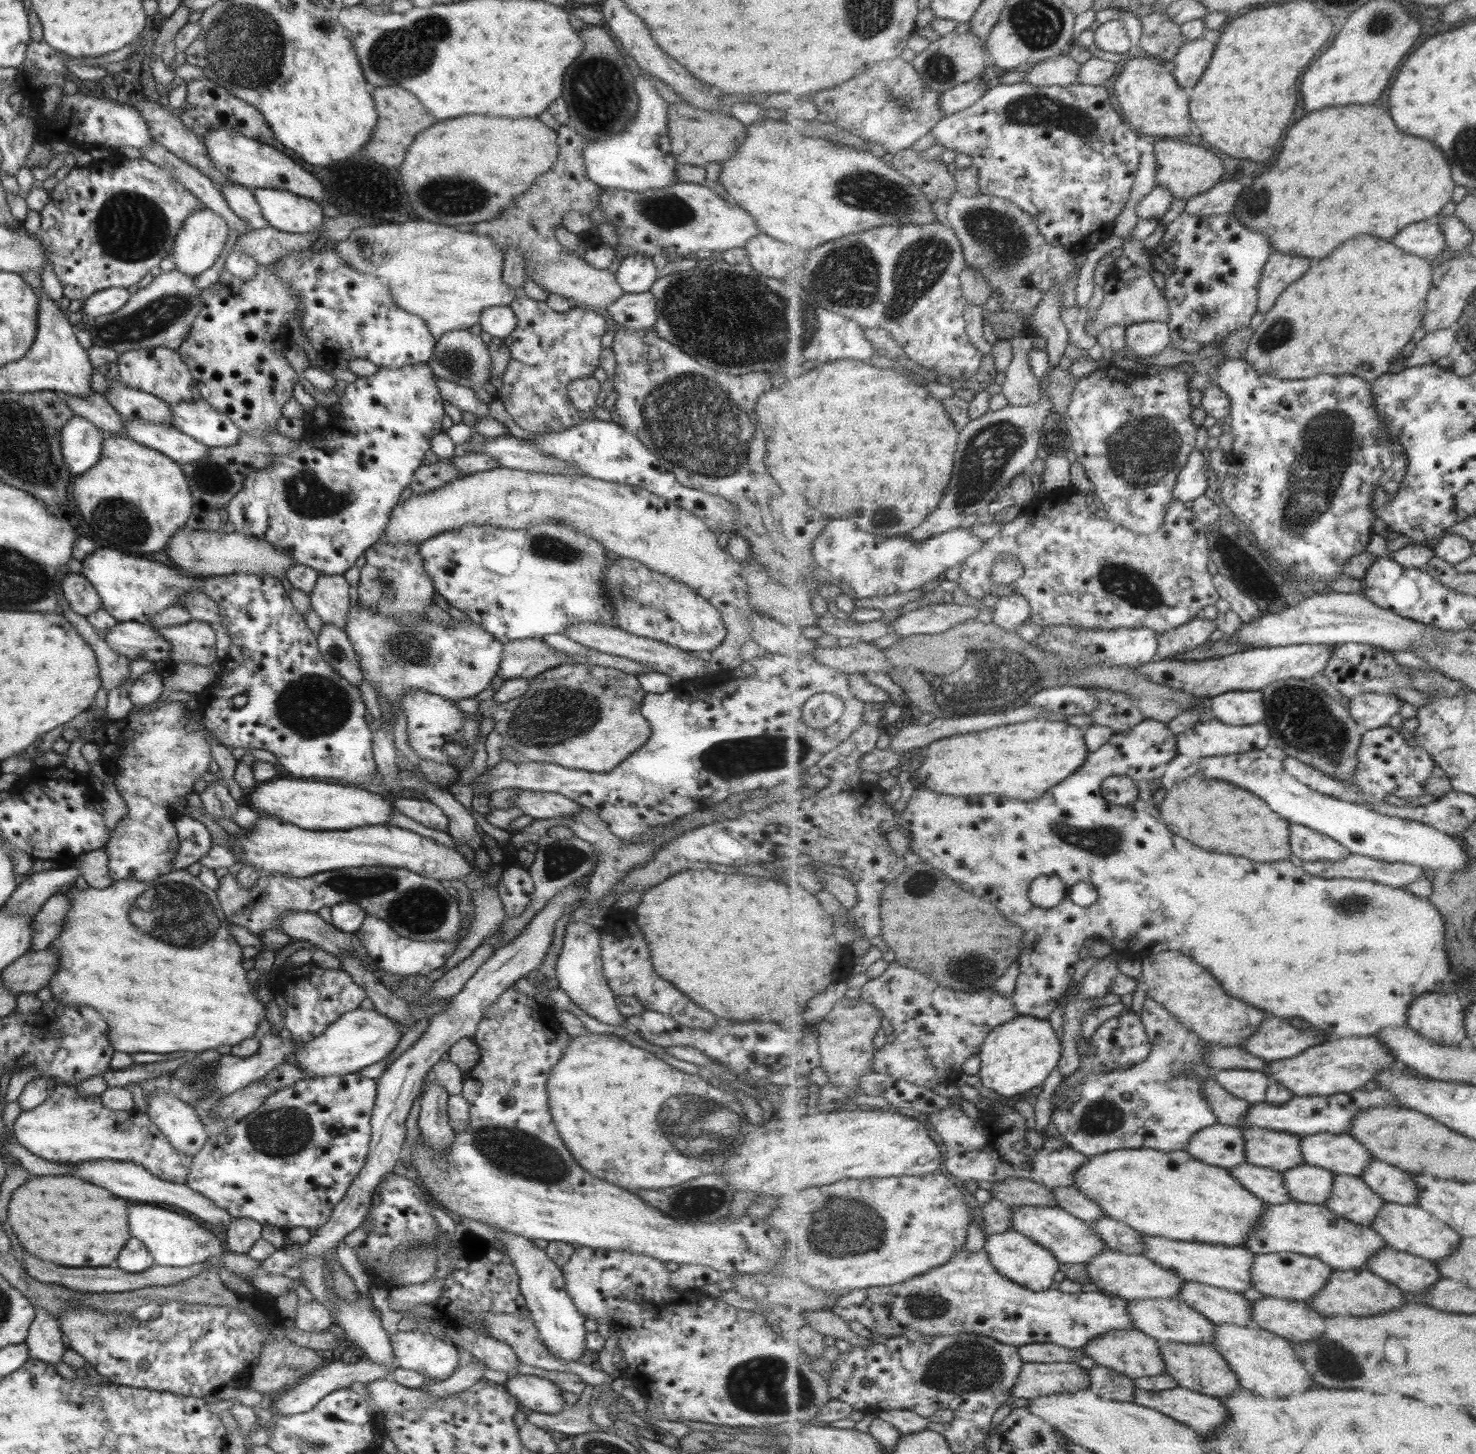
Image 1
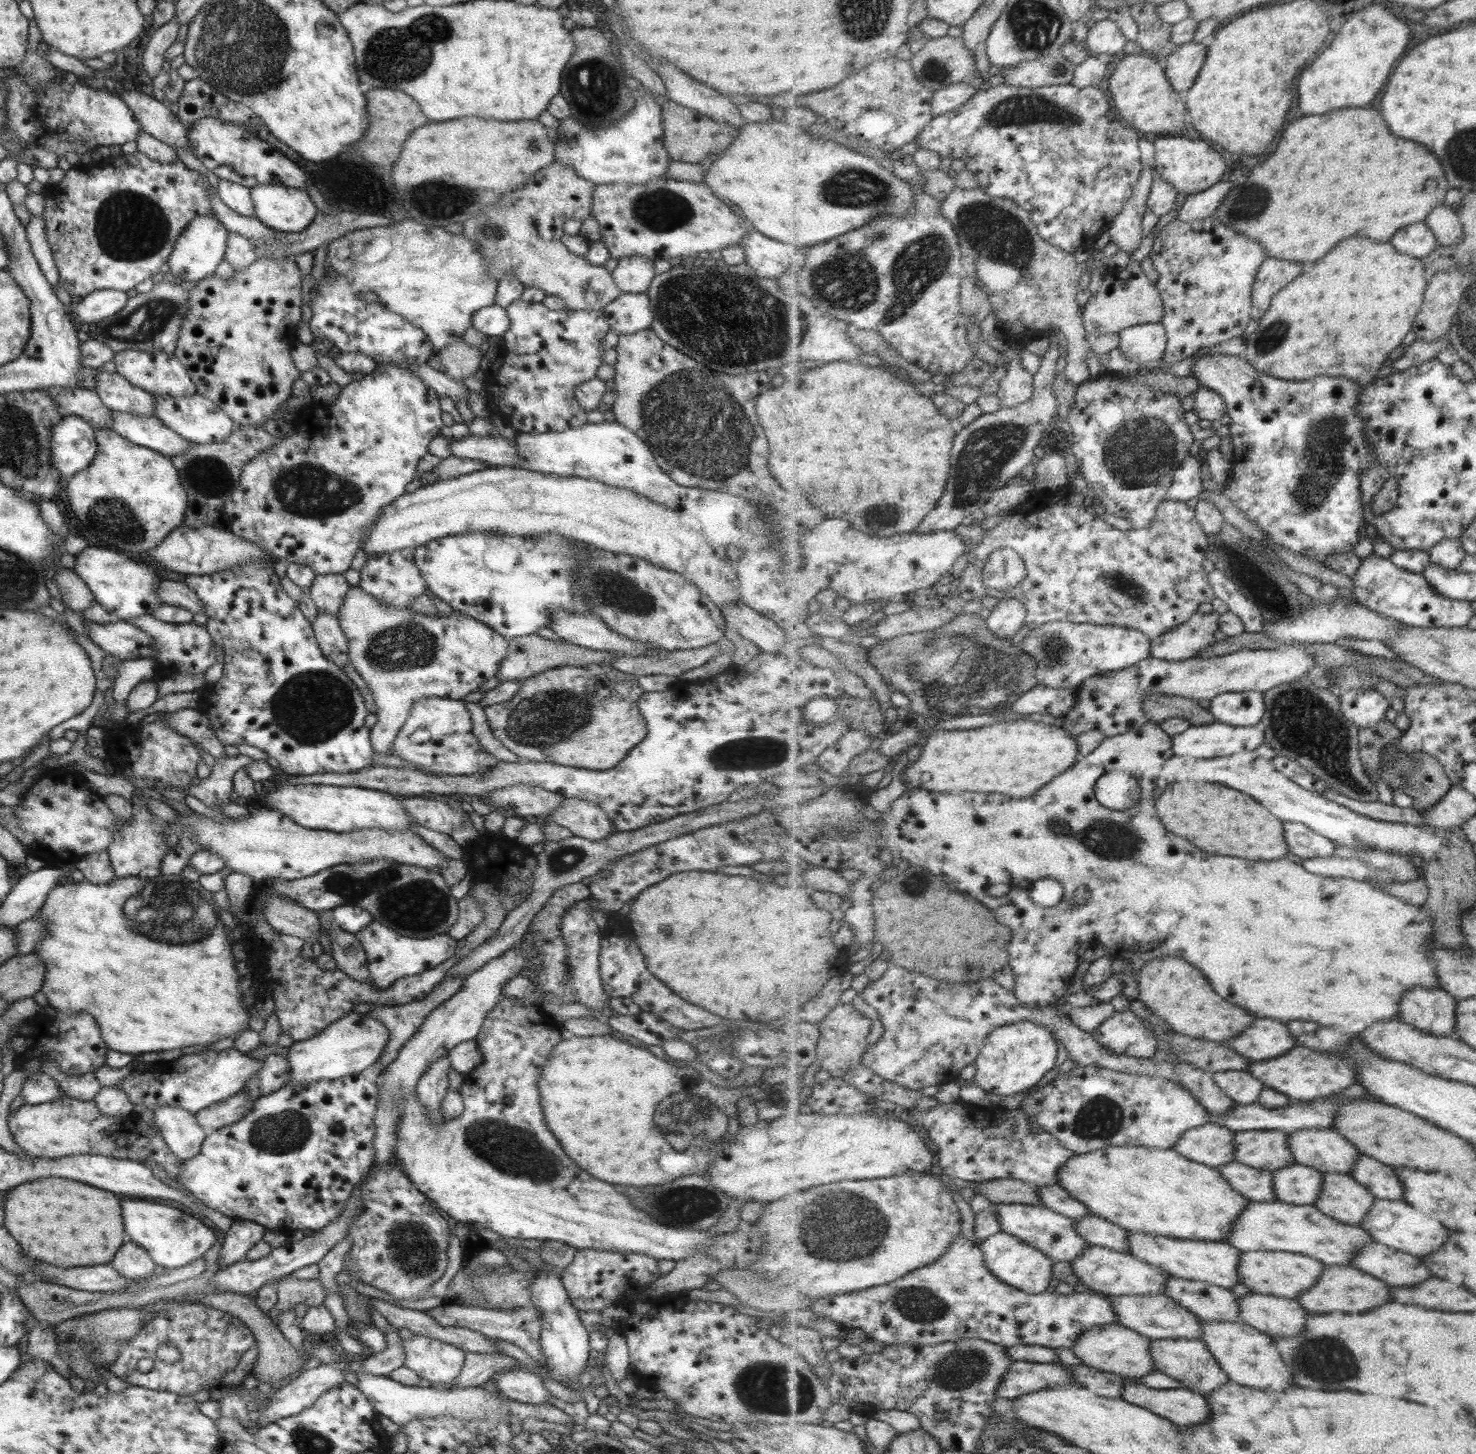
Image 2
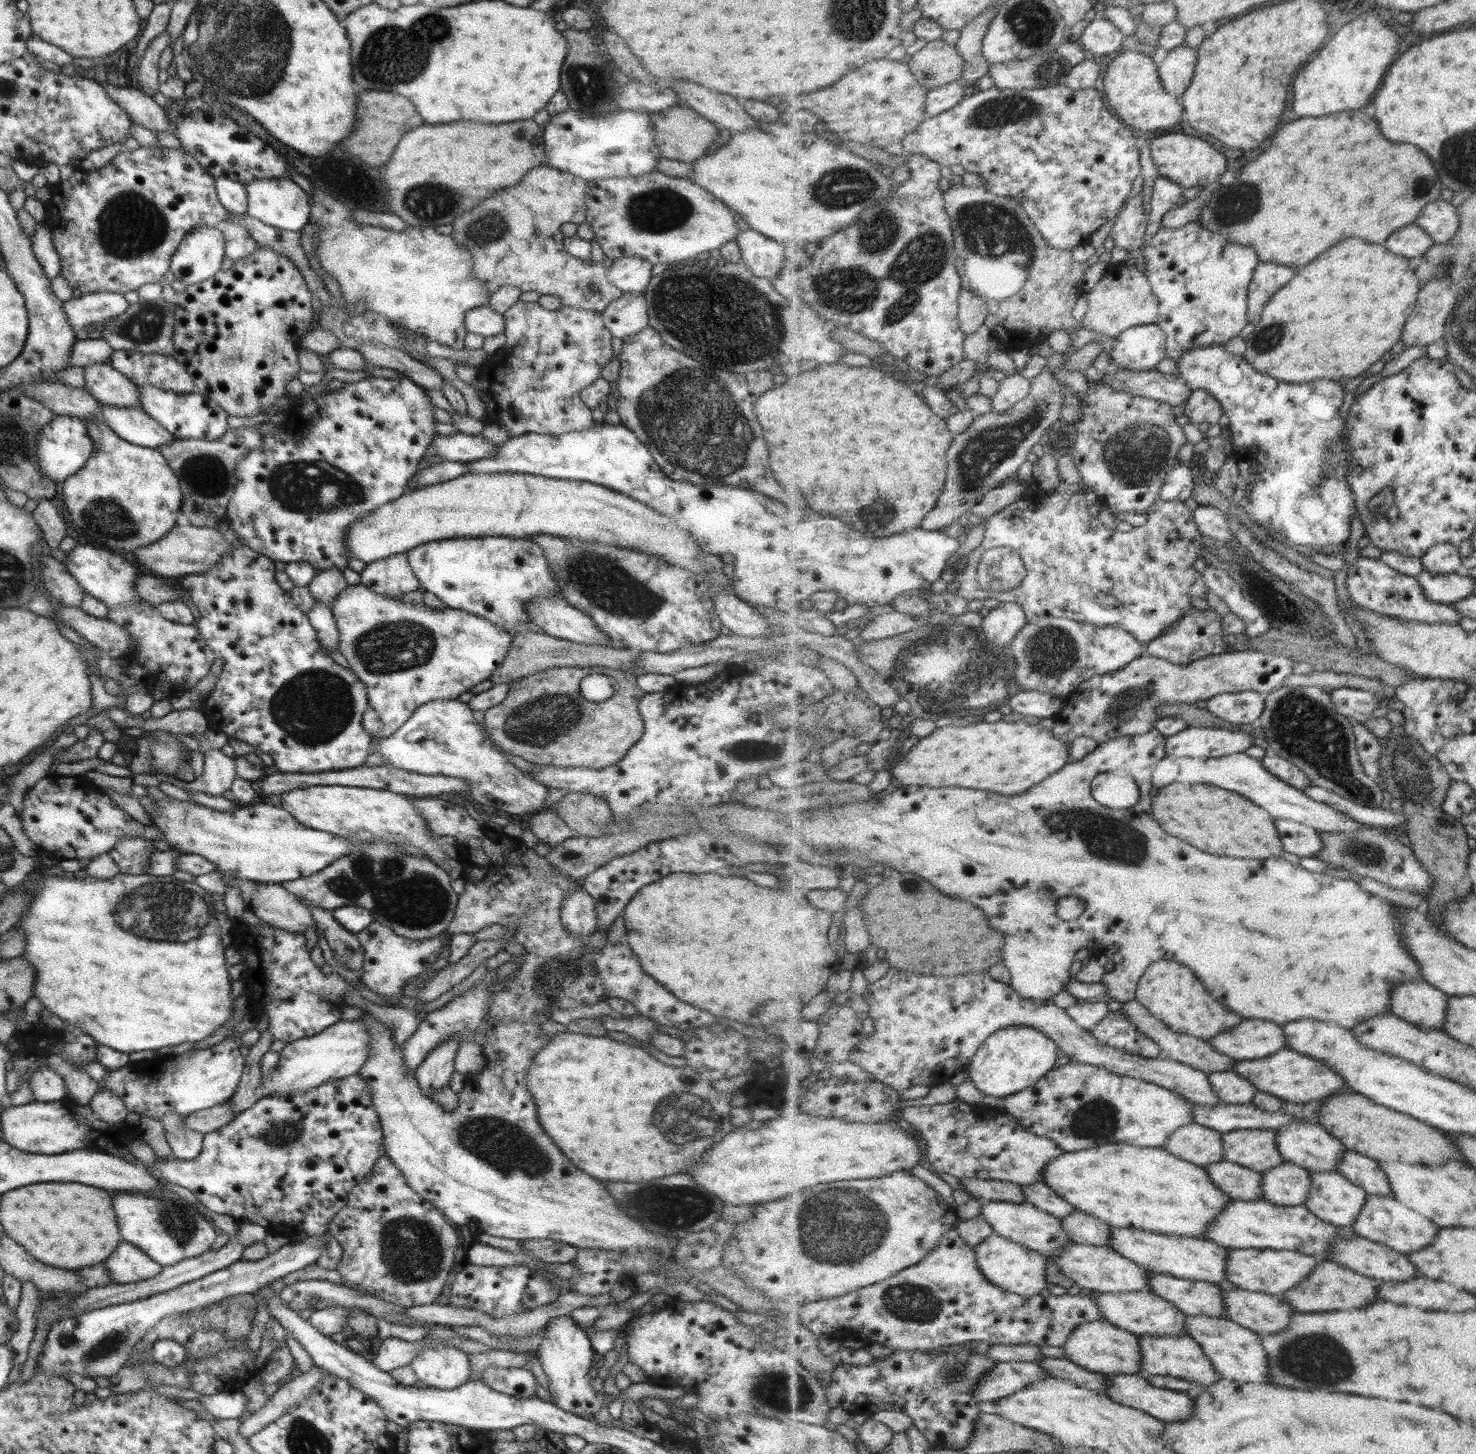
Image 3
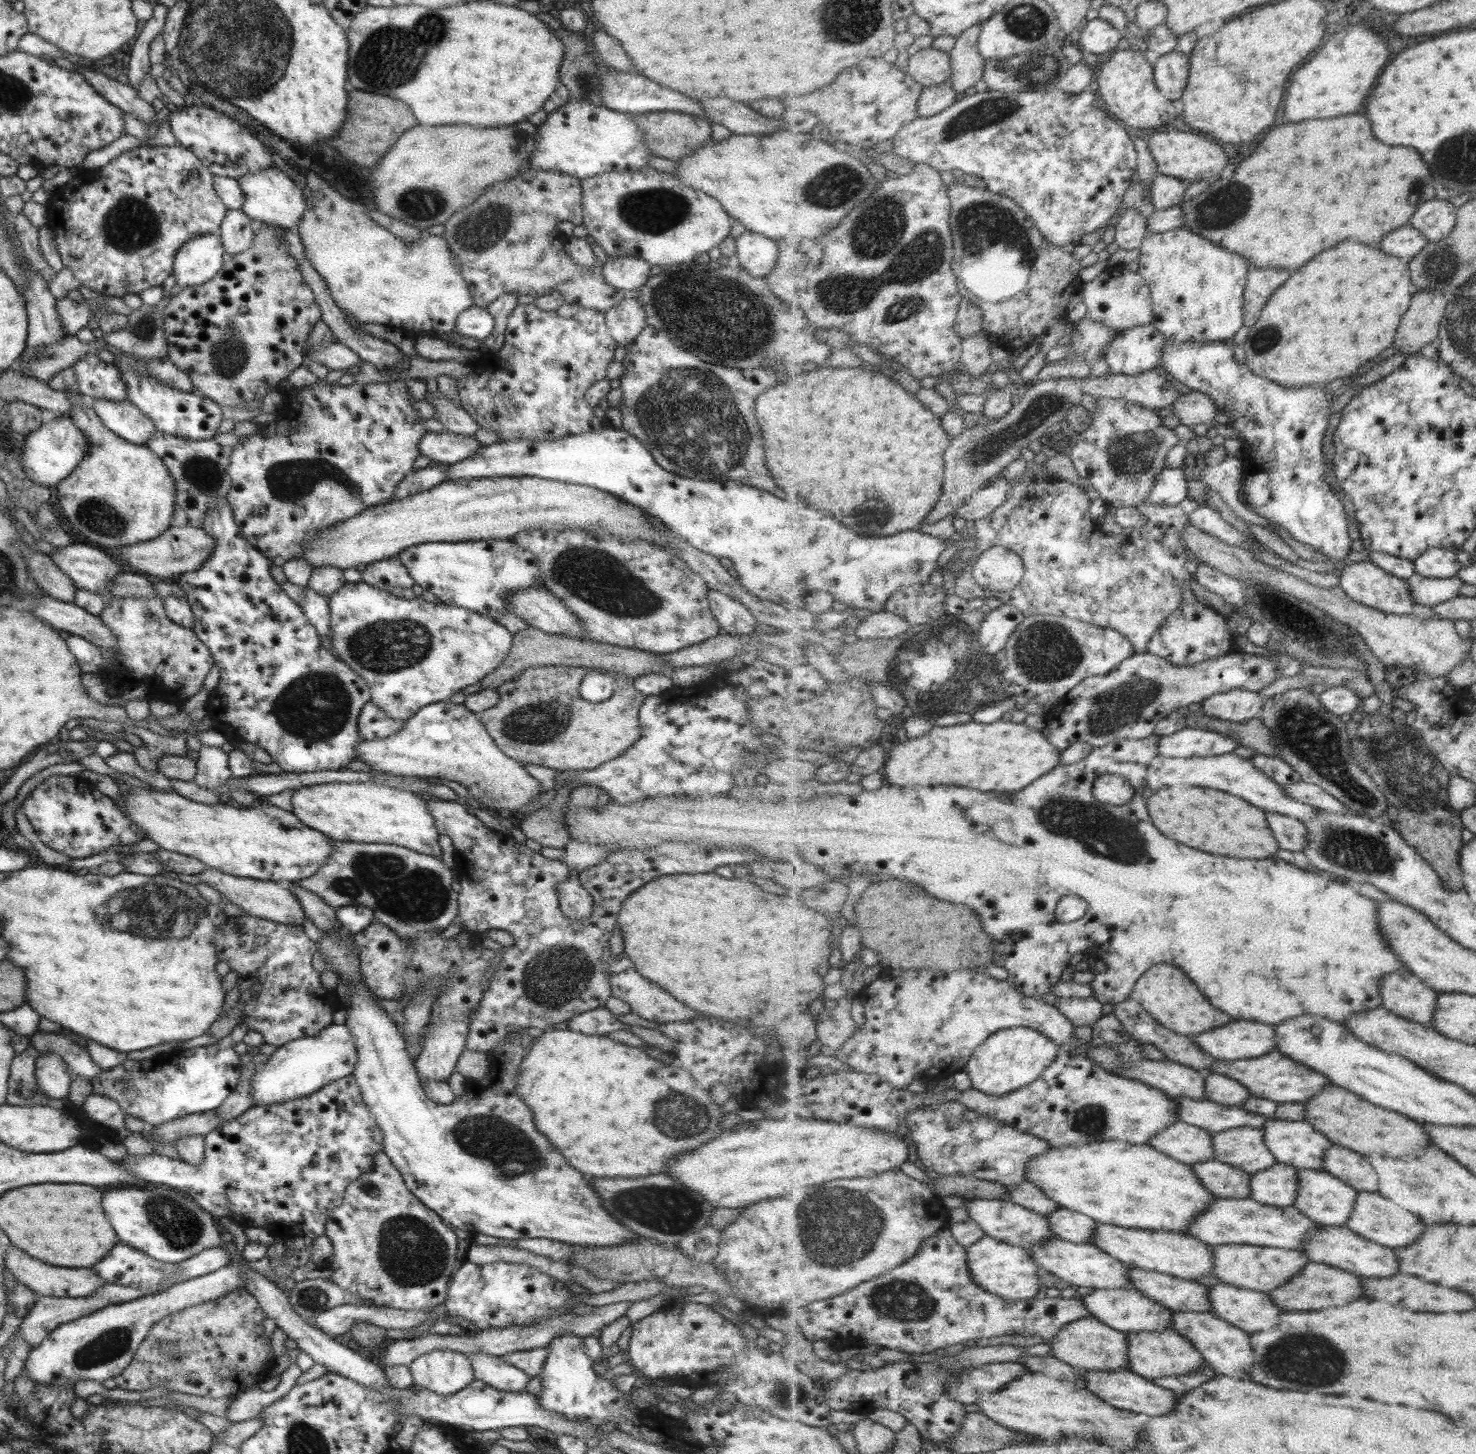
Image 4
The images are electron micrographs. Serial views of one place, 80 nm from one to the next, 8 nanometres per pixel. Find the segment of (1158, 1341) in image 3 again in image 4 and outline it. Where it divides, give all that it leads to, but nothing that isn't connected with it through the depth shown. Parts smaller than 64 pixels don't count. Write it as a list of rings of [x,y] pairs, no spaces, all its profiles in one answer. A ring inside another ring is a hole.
[[[1175,1329],[1162,1331],[1131,1331],[1126,1333],[1130,1341],[1130,1371],[1143,1375],[1146,1379],[1179,1376],[1202,1369],[1207,1360],[1199,1349]]]

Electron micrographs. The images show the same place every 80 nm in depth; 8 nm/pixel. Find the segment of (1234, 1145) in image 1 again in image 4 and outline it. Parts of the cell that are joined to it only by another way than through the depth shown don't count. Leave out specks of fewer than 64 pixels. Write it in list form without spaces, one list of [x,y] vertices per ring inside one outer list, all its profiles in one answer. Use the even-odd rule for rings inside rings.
[[[1177,1122],[1169,1130],[1163,1130],[1163,1134],[1159,1134],[1149,1145],[1191,1165],[1215,1159],[1214,1133],[1187,1122]]]

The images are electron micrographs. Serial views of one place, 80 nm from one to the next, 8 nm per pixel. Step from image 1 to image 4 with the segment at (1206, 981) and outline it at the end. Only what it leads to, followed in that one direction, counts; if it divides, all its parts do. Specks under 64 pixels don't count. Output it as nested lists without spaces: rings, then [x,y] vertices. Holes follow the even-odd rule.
[[[1162,962],[1146,970],[1130,998],[1140,1002],[1166,1028],[1190,1037],[1235,1021],[1229,1014],[1217,1010],[1189,978],[1190,975],[1183,972],[1182,967]]]

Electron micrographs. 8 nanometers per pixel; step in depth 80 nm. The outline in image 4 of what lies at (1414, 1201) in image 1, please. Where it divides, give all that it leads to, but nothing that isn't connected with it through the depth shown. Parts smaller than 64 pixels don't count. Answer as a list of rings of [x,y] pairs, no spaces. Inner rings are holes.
[[[1340,1145],[1331,1146],[1331,1150],[1327,1150],[1323,1169],[1359,1192],[1382,1192],[1382,1184],[1379,1183],[1379,1174],[1375,1167],[1371,1166],[1366,1156],[1357,1151]]]

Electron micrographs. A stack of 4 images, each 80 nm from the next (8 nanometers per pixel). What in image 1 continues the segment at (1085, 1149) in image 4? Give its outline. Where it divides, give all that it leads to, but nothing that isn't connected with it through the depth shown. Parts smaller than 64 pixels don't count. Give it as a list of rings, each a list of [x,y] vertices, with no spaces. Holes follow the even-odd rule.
[[[1147,1148],[1113,1150],[1113,1152],[1099,1154],[1099,1156],[1093,1156],[1087,1159],[1081,1165],[1080,1169],[1081,1170],[1077,1170],[1077,1176],[1075,1176],[1075,1181],[1077,1181],[1075,1182],[1075,1185],[1077,1185],[1077,1189],[1081,1189],[1083,1194],[1087,1195],[1087,1198],[1095,1200],[1096,1203],[1102,1207],[1107,1217],[1118,1220],[1119,1222],[1125,1222],[1131,1226],[1131,1228],[1134,1228],[1139,1232],[1156,1237],[1167,1237],[1185,1242],[1203,1242],[1213,1245],[1245,1247],[1245,1244],[1249,1242],[1248,1238],[1250,1237],[1250,1234],[1254,1233],[1260,1227],[1260,1220],[1266,1211],[1266,1206],[1271,1205],[1268,1204],[1268,1202],[1265,1202],[1262,1198],[1255,1196],[1255,1194],[1251,1193],[1248,1189],[1245,1189],[1245,1187],[1243,1187],[1233,1175],[1231,1175],[1229,1169],[1203,1162],[1184,1150],[1173,1152]]]

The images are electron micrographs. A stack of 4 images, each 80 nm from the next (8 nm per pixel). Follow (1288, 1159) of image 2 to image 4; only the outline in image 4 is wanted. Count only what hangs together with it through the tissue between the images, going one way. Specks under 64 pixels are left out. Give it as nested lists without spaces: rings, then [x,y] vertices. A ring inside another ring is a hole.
[[[1241,1126],[1238,1129],[1214,1133],[1215,1160],[1237,1166],[1255,1174],[1278,1162],[1267,1147],[1267,1132],[1262,1128]]]

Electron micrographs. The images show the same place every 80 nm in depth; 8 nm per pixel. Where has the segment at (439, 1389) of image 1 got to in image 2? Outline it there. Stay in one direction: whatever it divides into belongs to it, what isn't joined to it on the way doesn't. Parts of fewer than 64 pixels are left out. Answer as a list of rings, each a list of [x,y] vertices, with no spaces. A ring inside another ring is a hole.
[[[464,1353],[464,1363],[460,1375],[455,1377],[450,1388],[469,1388],[479,1386],[490,1380],[493,1374],[502,1368],[512,1367],[516,1360],[507,1355],[497,1353]]]

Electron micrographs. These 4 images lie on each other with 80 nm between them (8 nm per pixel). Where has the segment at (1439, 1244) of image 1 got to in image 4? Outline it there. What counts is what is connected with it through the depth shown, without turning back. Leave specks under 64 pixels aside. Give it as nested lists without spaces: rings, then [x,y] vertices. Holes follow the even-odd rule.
[[[1361,1191],[1358,1194],[1354,1213],[1346,1226],[1363,1238],[1371,1239],[1372,1242],[1381,1243],[1395,1250],[1407,1248],[1419,1242],[1418,1238],[1425,1234],[1427,1224],[1418,1215],[1405,1210],[1390,1198],[1385,1198],[1382,1193]]]

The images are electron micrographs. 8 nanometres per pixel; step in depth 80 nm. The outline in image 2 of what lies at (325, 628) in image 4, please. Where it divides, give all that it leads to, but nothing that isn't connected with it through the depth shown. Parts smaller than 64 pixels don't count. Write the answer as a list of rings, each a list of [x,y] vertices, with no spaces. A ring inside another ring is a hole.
[[[317,611],[310,625],[322,656],[329,662],[333,662],[339,670],[349,665],[347,641],[338,625],[338,618],[329,613]]]

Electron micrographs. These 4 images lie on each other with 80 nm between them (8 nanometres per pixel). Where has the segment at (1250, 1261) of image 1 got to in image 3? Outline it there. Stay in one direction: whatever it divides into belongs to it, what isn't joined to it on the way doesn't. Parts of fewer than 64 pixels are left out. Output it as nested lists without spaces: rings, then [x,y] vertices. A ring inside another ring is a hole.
[[[1113,1227],[1111,1232],[1115,1252],[1137,1262],[1139,1266],[1151,1273],[1173,1275],[1187,1280],[1203,1280],[1215,1284],[1226,1279],[1226,1261],[1231,1248],[1223,1247],[1212,1240],[1121,1227]]]

